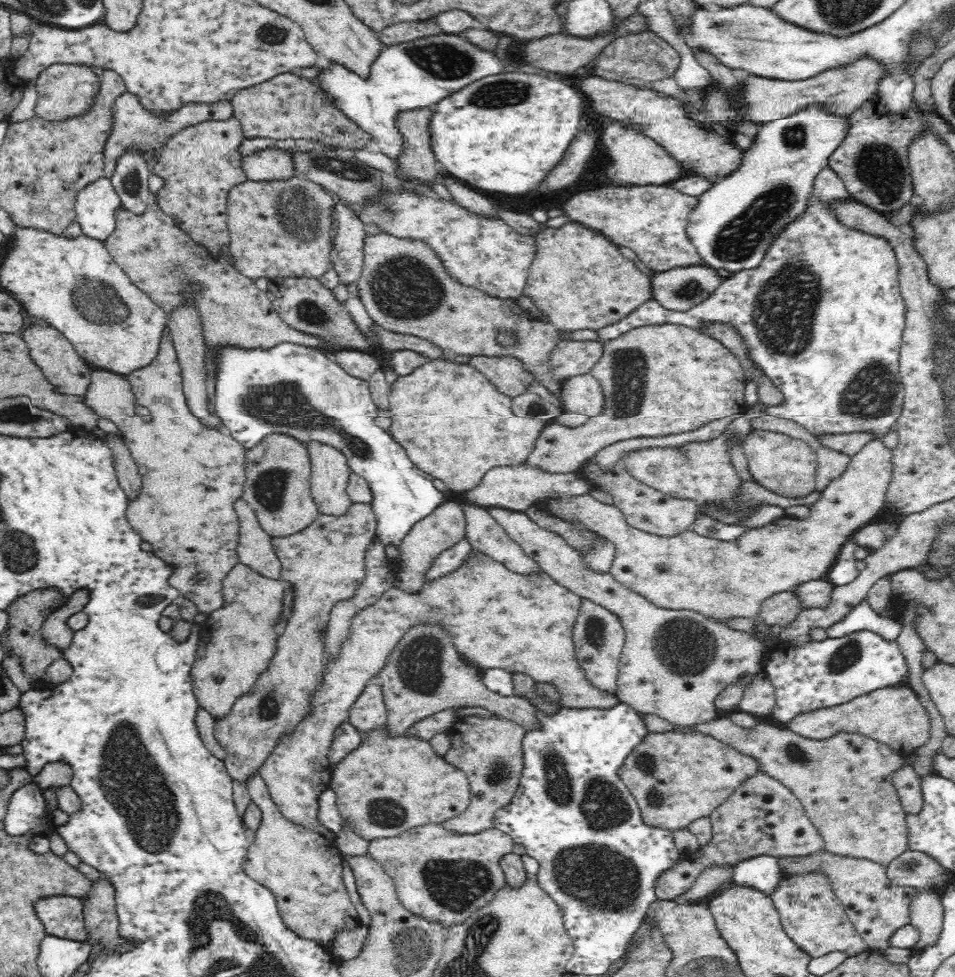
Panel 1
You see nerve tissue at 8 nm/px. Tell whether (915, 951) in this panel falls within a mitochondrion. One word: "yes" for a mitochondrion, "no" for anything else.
no

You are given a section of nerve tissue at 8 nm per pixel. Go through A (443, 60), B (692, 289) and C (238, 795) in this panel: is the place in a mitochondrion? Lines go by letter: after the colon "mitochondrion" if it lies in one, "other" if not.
A: mitochondrion
B: mitochondrion
C: other

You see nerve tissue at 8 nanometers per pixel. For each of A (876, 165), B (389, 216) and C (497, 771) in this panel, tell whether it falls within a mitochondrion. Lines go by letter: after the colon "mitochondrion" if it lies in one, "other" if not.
A: mitochondrion
B: mitochondrion
C: mitochondrion

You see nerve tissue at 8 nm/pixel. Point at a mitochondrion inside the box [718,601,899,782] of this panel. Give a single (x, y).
(847, 654)

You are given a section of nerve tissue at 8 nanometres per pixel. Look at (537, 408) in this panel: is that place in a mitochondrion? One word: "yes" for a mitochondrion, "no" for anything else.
yes

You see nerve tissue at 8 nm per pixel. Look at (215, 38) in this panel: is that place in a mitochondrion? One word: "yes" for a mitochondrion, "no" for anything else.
no

